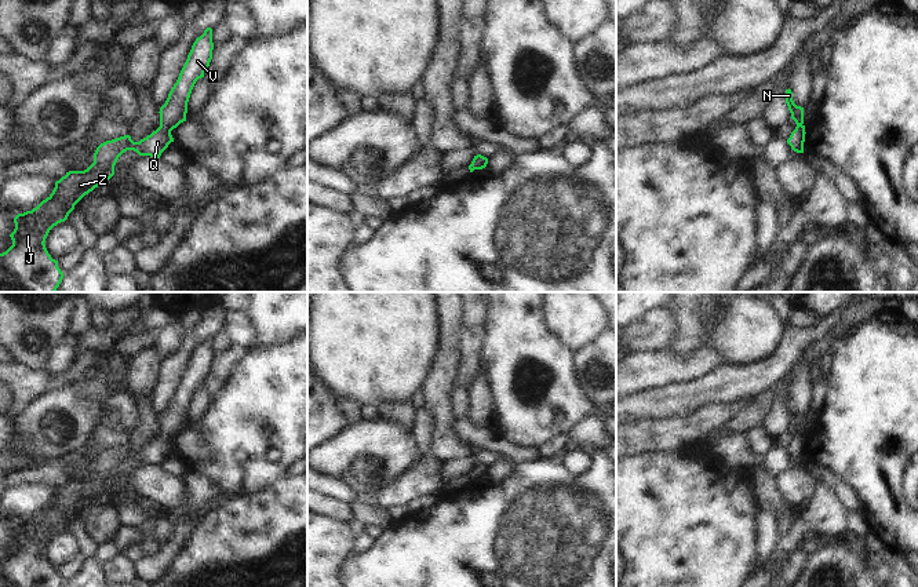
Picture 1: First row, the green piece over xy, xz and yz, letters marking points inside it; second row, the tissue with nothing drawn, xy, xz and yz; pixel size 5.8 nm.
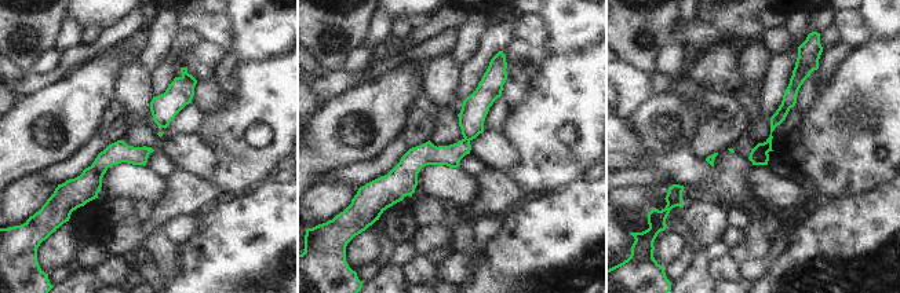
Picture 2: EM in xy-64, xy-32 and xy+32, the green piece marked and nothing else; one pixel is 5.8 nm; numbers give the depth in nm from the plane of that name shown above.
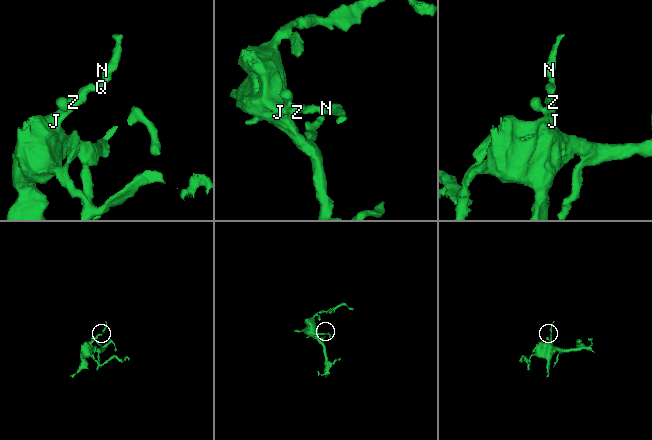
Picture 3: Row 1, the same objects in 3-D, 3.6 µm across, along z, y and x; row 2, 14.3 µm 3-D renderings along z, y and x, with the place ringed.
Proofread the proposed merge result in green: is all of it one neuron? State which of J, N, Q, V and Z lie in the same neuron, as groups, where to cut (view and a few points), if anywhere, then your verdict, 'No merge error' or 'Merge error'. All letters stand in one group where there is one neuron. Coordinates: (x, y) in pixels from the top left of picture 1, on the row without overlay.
Groups: J N Q V Z. No split. No merge error.

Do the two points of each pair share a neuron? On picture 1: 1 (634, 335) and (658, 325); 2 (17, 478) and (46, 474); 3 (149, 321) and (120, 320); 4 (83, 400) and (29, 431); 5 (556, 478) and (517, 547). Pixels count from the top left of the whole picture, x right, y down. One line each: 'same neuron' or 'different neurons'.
1: same neuron
2: same neuron
3: different neurons
4: same neuron
5: same neuron

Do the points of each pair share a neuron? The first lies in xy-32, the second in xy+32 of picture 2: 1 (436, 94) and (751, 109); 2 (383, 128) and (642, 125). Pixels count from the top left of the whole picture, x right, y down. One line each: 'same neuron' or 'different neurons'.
1: different neurons
2: same neuron

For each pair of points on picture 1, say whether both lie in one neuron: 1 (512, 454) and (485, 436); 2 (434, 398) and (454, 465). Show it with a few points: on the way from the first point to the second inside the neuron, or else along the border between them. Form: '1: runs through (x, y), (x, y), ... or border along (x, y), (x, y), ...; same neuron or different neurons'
1: runs through (505, 448), (492, 443); same neuron
2: border along (476, 460), (455, 458), (444, 462); different neurons

